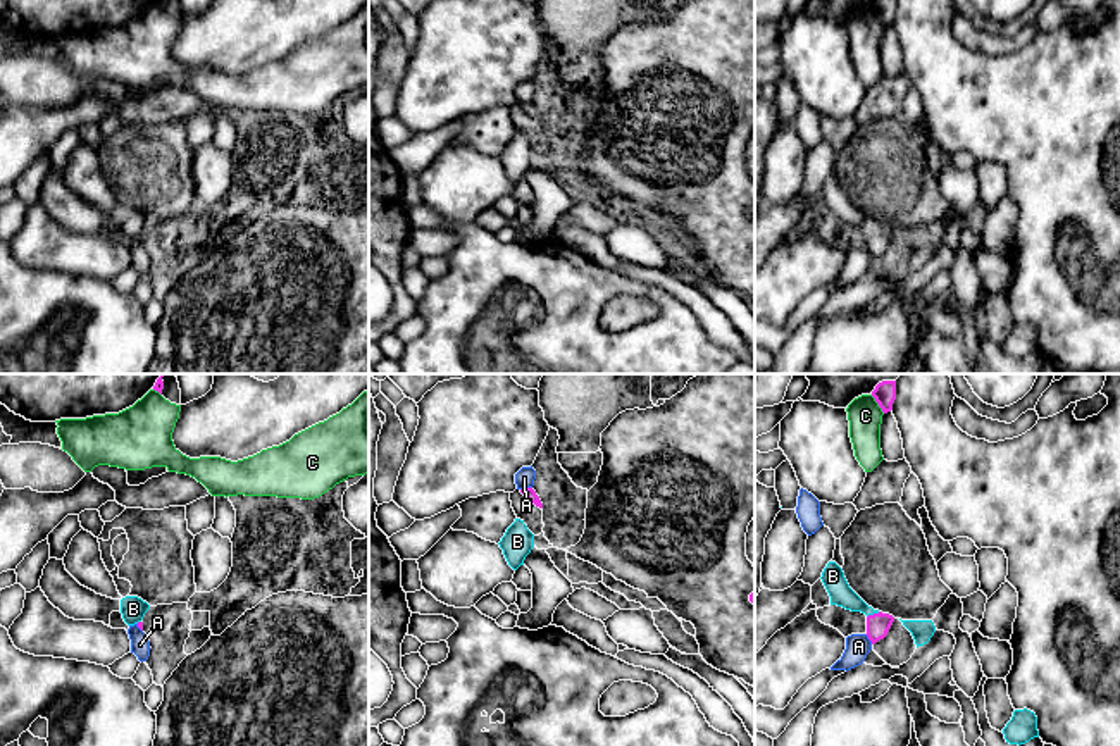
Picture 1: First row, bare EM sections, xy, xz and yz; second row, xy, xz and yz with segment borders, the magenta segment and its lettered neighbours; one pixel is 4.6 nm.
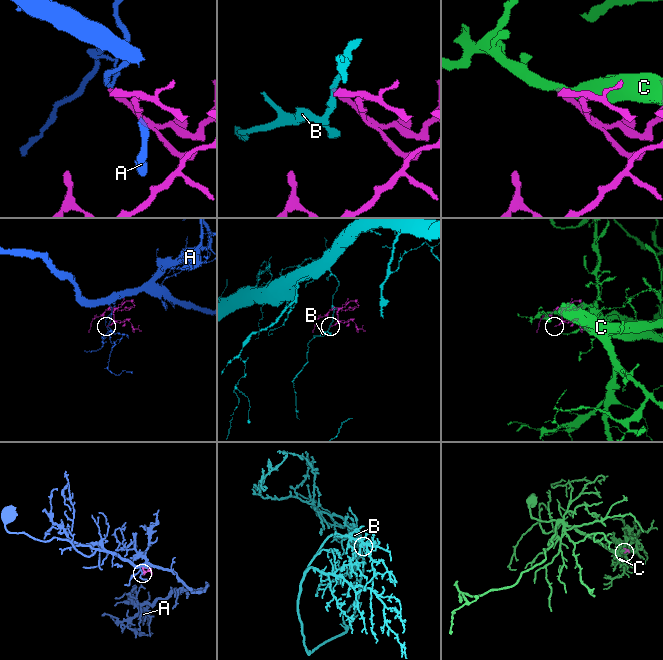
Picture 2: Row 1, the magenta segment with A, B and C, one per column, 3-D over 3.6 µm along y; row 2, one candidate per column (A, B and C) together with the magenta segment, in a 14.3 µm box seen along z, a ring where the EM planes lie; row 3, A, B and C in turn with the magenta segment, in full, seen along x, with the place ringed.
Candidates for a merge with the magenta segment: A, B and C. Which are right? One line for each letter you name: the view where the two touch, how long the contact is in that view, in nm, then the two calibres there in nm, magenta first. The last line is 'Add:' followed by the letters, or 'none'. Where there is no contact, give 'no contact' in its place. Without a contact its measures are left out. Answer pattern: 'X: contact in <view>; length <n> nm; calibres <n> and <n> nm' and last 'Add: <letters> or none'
Add: none

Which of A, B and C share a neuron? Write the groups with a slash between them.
A / B / C

